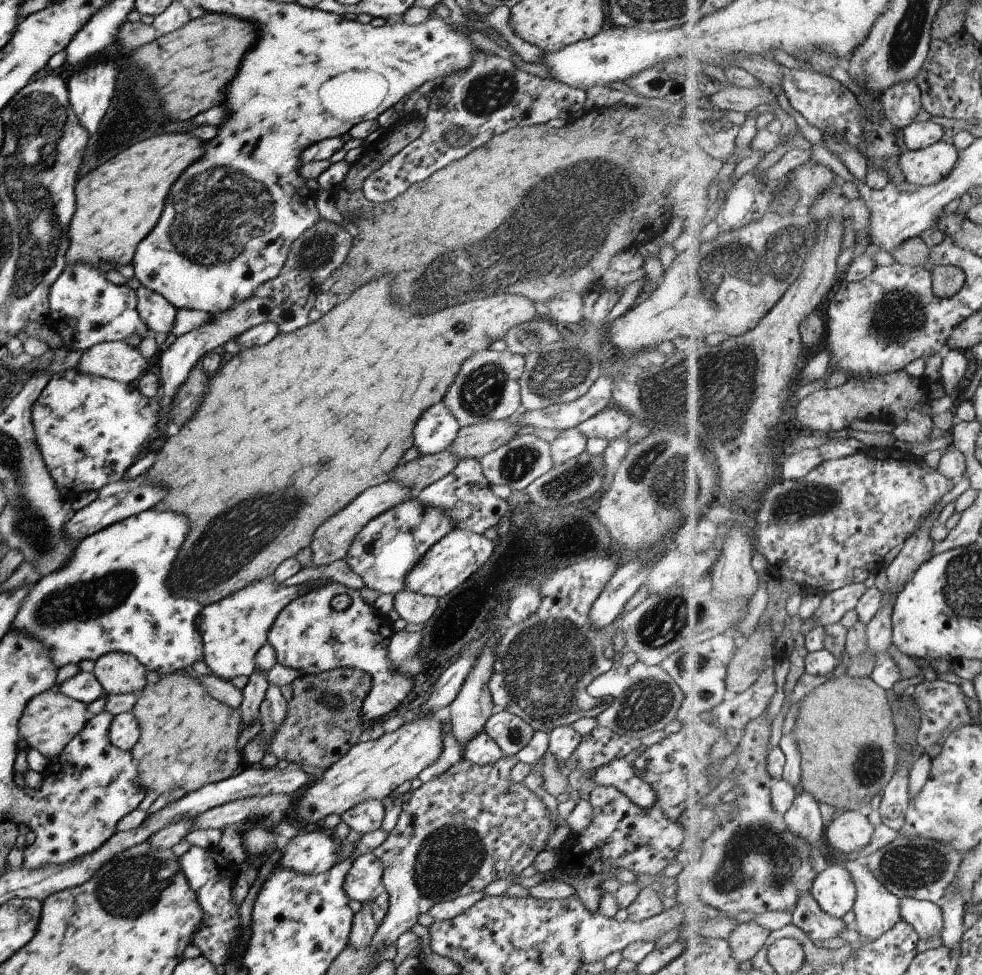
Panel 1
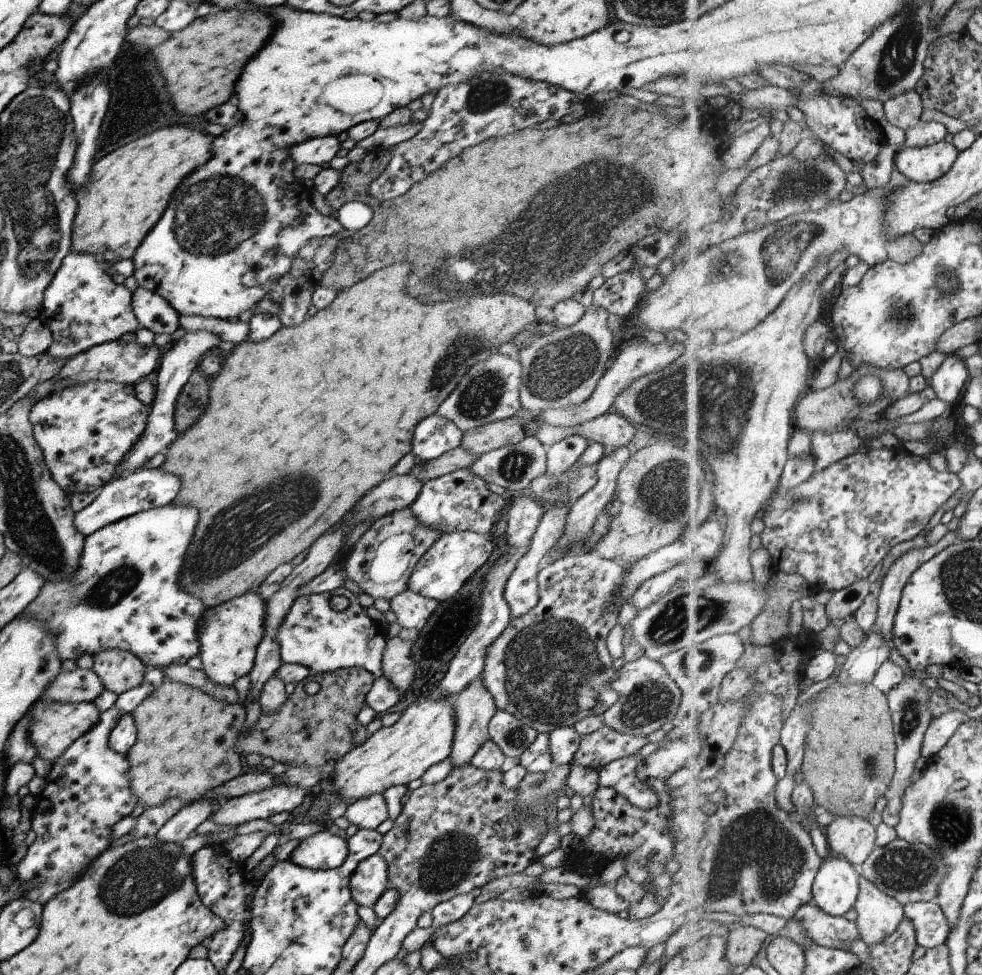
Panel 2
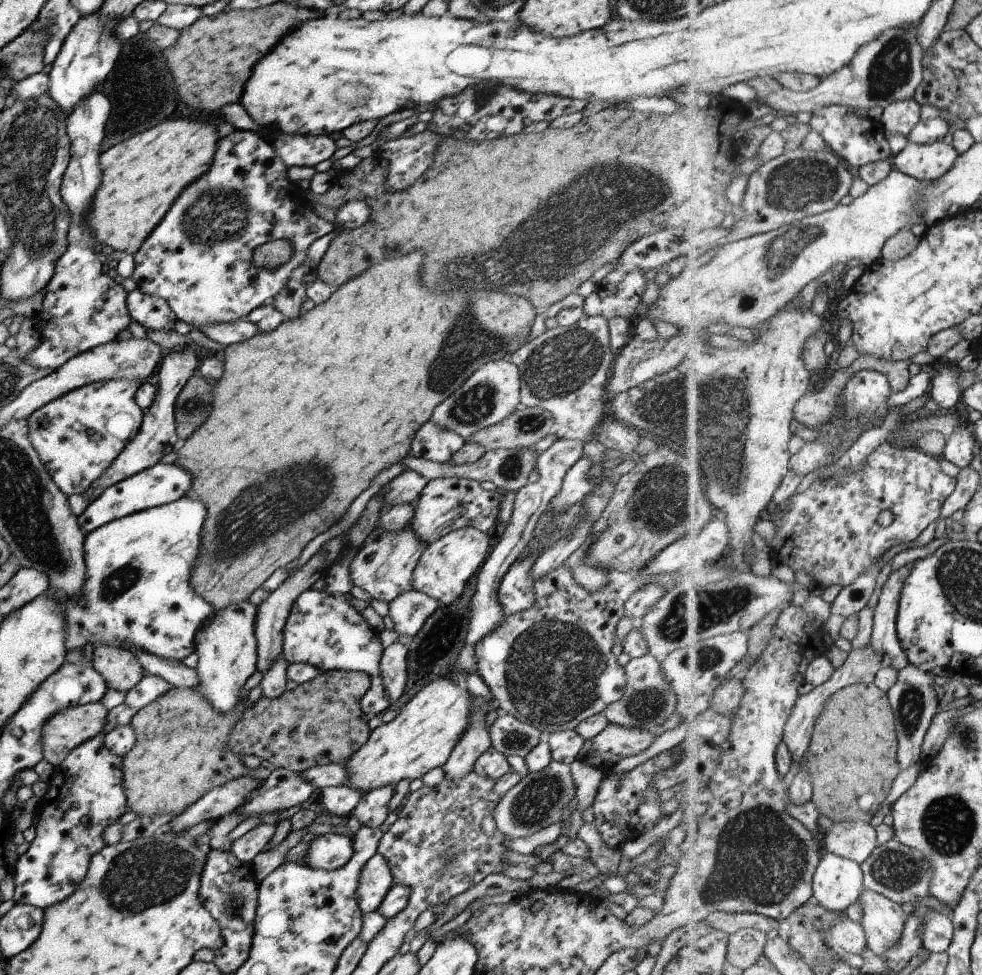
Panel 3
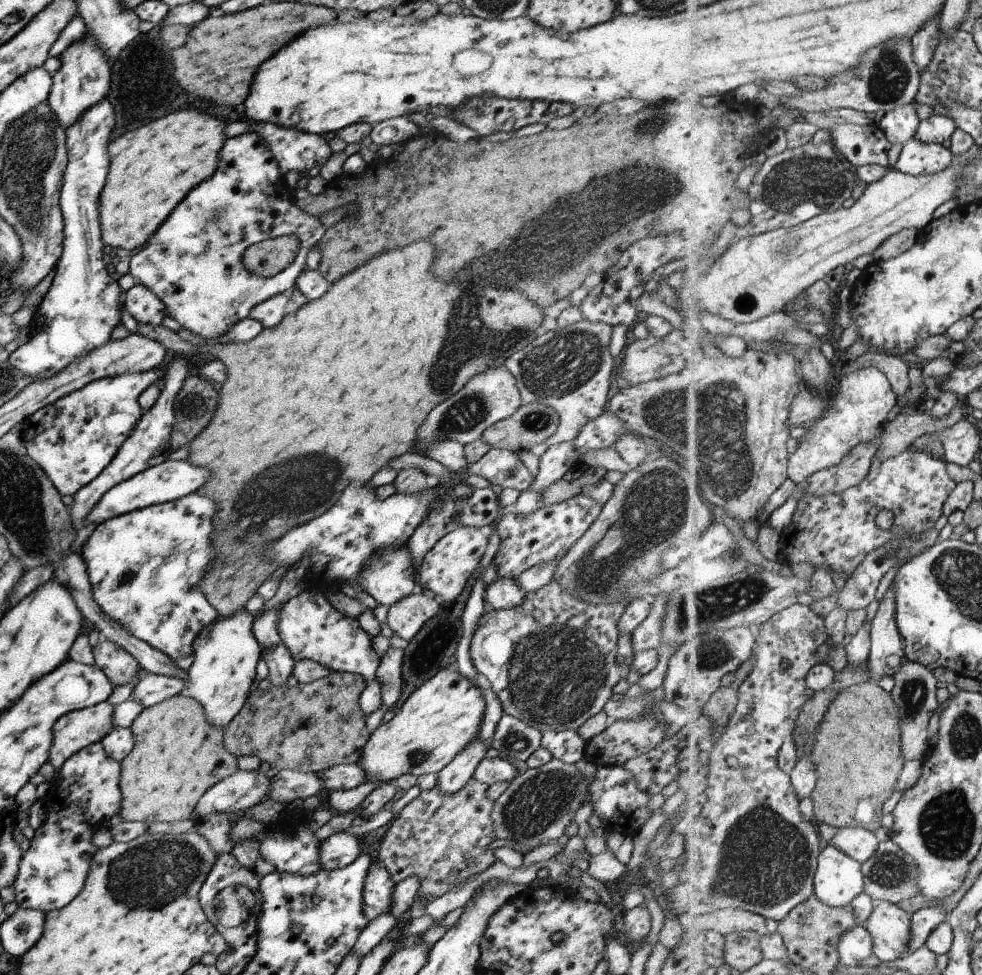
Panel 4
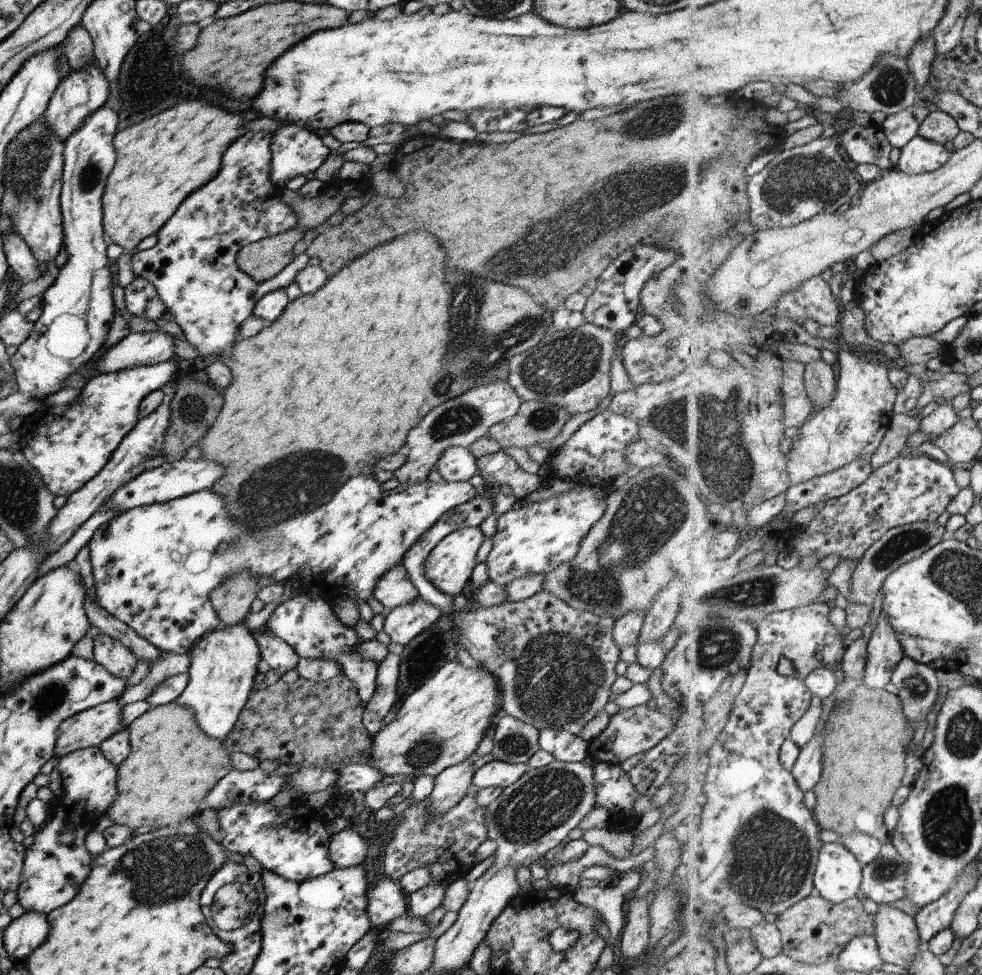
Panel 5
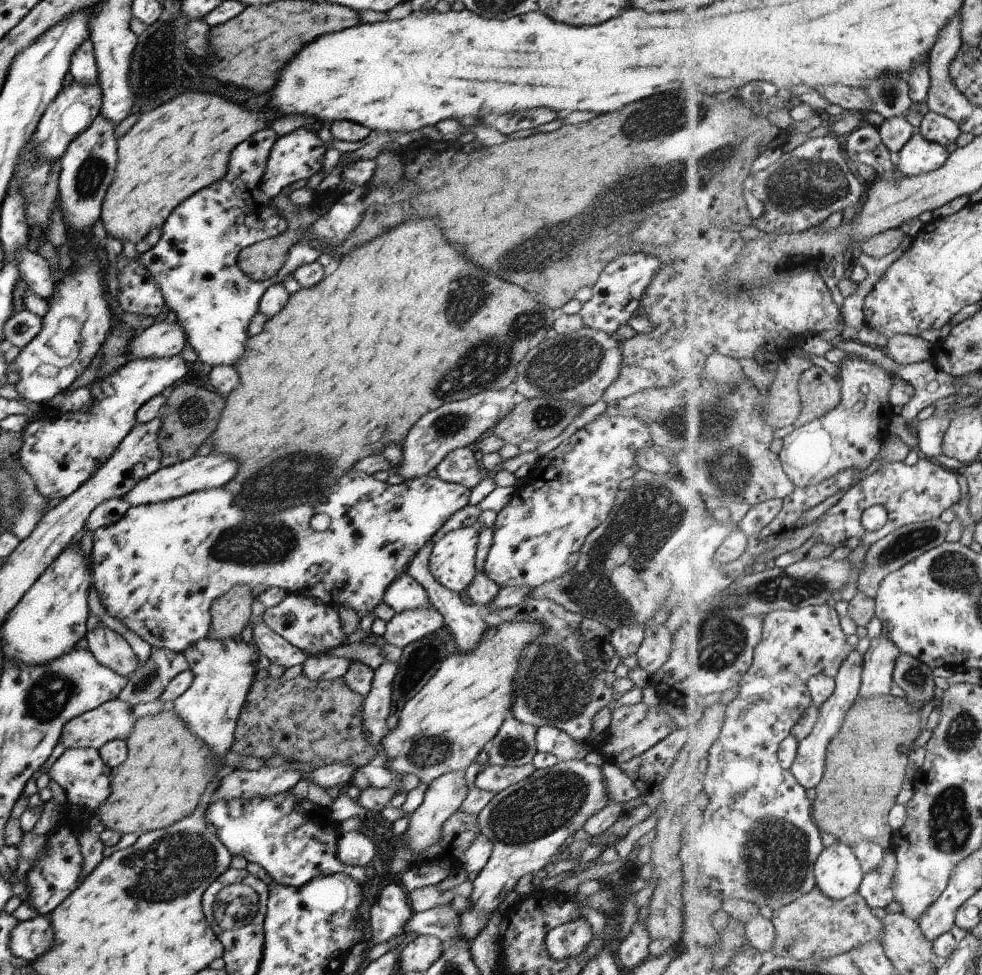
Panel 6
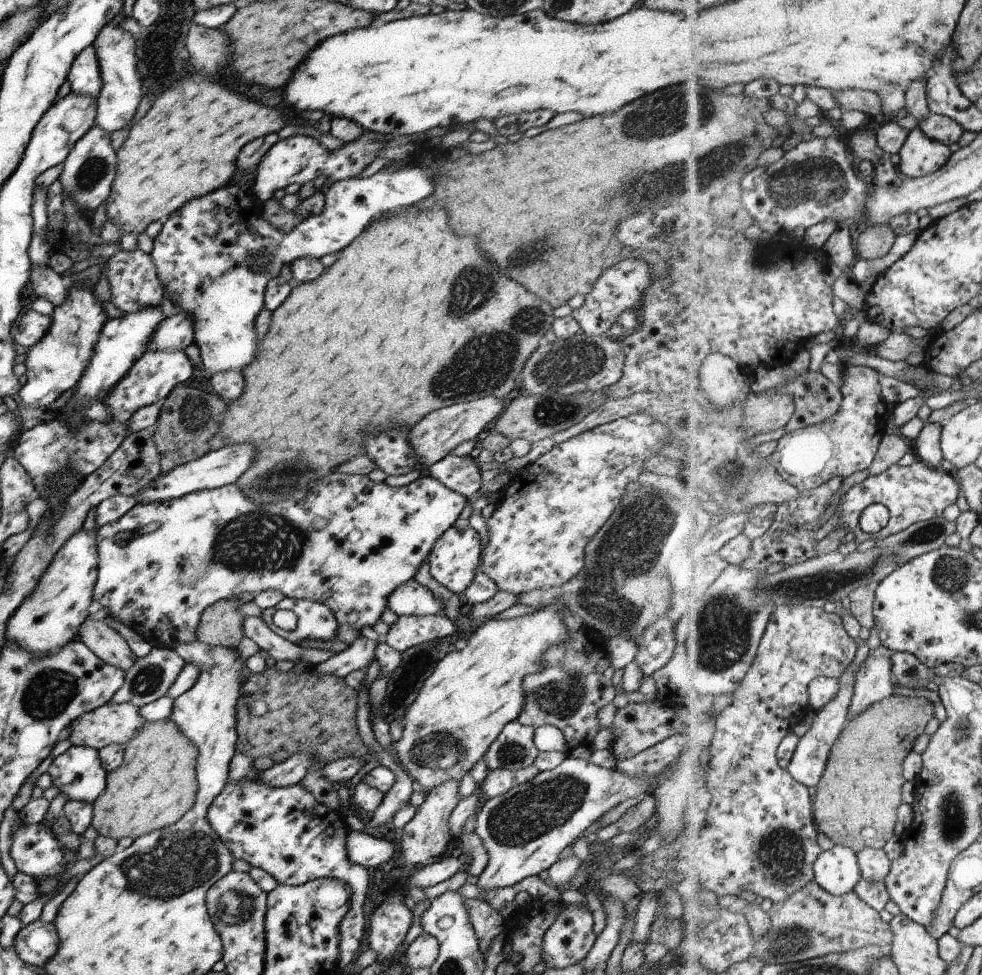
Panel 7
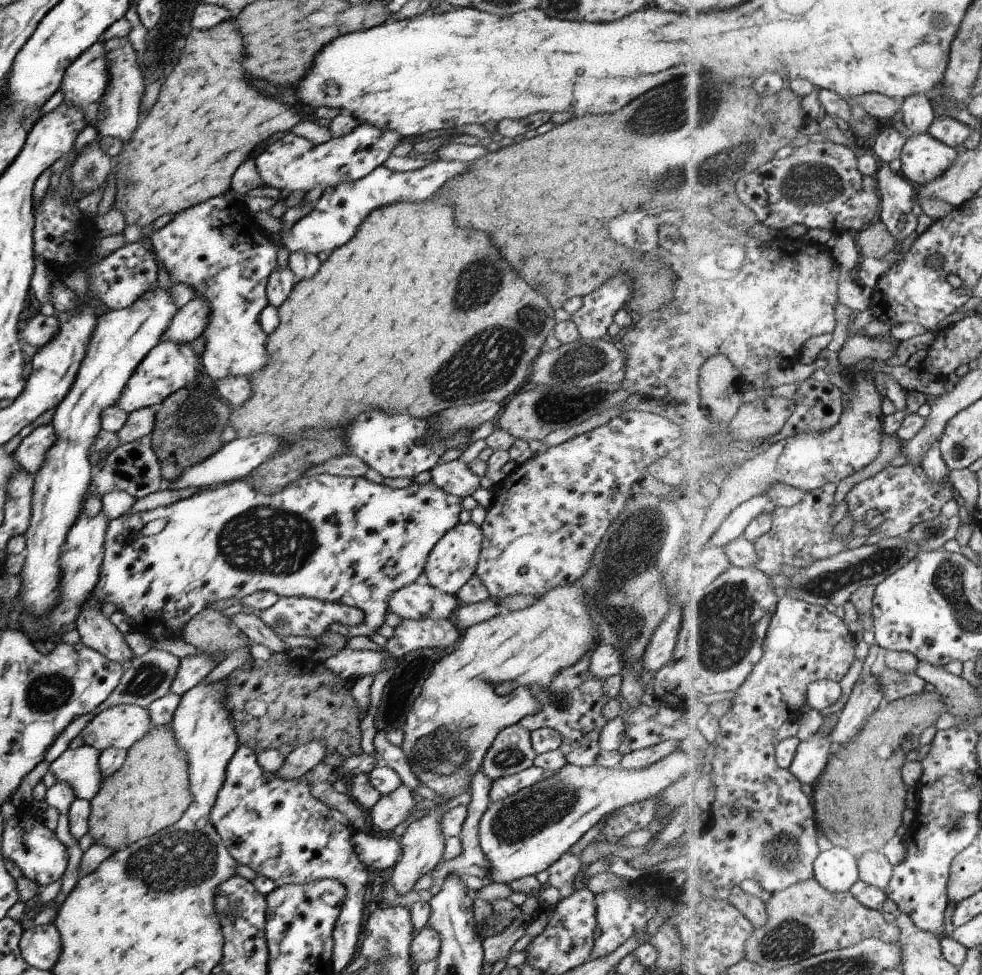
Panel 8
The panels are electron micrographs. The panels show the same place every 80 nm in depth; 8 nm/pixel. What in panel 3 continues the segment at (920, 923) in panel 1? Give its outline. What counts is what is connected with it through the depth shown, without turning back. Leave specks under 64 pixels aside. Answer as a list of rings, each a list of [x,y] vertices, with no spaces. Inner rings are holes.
[[[919,905],[916,909],[919,910],[919,916],[925,918],[925,928],[922,930],[923,947],[931,953],[947,951],[954,935],[954,924],[950,915],[940,915]]]

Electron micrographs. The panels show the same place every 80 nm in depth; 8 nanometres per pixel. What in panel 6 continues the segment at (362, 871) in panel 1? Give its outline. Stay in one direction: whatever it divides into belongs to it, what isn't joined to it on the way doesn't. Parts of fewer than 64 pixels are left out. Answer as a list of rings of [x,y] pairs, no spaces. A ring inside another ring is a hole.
[[[398,882],[385,885],[373,902],[369,913],[370,944],[385,942],[404,932],[408,918],[413,914],[407,896]]]

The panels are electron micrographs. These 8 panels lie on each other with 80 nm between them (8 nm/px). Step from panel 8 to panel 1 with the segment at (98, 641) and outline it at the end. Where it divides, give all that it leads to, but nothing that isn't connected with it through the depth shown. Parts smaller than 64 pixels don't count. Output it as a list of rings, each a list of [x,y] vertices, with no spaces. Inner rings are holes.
[[[116,652],[104,654],[94,660],[92,670],[105,696],[139,692],[147,683],[146,672],[134,656]]]

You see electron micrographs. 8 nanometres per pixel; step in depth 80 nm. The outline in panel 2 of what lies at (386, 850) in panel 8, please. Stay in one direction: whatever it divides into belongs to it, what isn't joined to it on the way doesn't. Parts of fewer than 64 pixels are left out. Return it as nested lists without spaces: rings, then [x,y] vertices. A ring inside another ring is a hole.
[[[331,829],[323,830],[300,840],[287,860],[306,869],[334,869],[347,854],[345,839]]]

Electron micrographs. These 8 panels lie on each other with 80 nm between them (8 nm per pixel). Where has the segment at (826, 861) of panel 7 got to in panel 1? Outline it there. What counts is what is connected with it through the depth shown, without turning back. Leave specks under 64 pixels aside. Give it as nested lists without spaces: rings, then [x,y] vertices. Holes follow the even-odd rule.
[[[837,862],[817,876],[811,891],[821,908],[838,919],[854,910],[858,895],[852,874]]]

